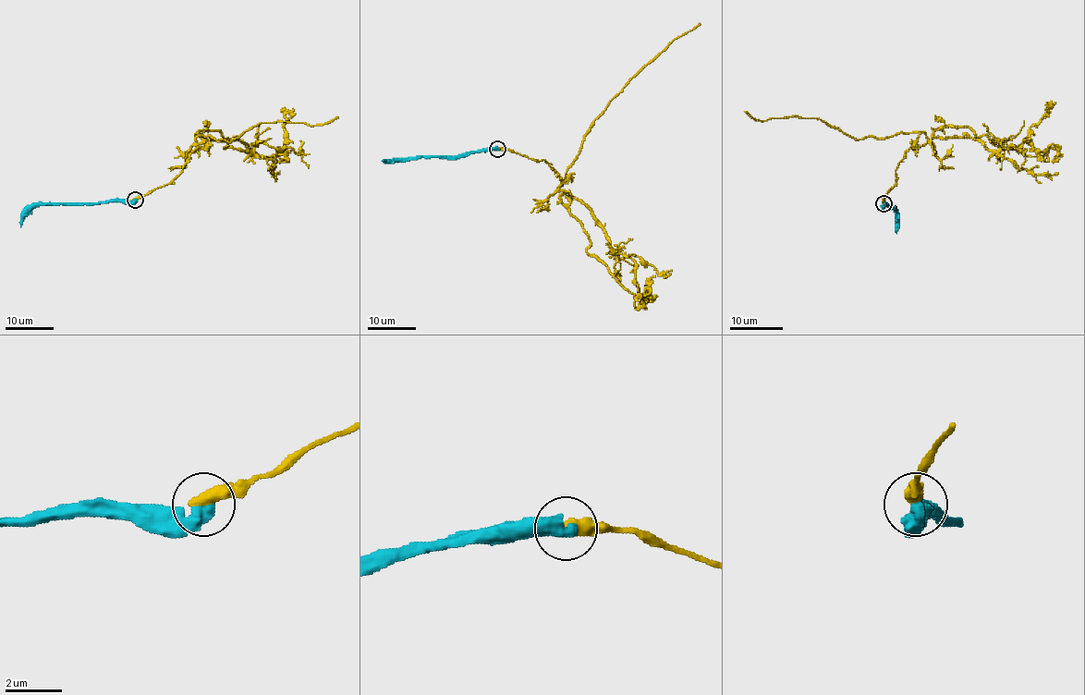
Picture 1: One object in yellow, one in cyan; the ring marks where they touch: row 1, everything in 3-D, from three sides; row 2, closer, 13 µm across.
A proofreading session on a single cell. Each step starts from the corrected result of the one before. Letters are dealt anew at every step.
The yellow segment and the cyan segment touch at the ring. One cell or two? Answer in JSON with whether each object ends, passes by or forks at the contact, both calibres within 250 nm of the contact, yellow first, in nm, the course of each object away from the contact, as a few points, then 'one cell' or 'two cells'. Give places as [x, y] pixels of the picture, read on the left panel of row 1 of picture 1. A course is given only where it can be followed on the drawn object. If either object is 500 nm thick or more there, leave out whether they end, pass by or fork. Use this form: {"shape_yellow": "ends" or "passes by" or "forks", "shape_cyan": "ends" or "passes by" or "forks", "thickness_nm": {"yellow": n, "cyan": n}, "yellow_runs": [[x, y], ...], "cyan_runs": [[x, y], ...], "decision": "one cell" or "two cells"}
{"thickness_nm": {"yellow": 500, "cyan": 600}, "yellow_runs": [[135, 199], [169, 184], [198, 148], [202, 129], [228, 138], [225, 148], [278, 162], [286, 140], [282, 108]], "cyan_runs": [[135, 199], [35, 205], [23, 217], [20, 226]], "decision": "two cells"}

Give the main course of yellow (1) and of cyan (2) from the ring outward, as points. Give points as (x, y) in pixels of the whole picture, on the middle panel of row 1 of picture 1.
1: (497, 149), (543, 159), (556, 173), (565, 207), (588, 234), (587, 251), (635, 295), (648, 282), (644, 304)
2: (497, 149), (470, 151), (453, 157), (383, 161)

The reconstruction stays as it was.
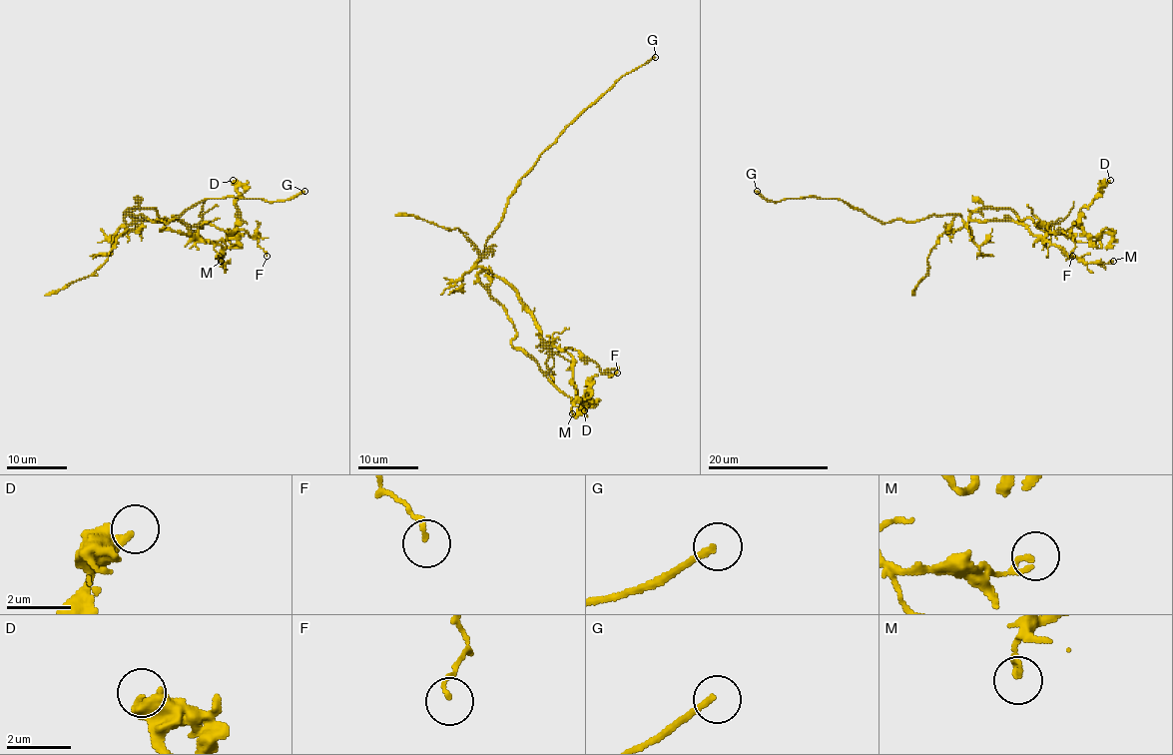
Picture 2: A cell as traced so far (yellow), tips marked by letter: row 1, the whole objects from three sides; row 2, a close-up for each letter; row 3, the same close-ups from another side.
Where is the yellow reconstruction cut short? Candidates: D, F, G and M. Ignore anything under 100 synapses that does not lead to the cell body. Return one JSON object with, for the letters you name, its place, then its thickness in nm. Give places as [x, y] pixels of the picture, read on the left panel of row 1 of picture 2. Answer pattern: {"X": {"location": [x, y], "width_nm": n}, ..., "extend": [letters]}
{"G": {"location": [304, 191], "width_nm": 190}, "extend": ["G"]}

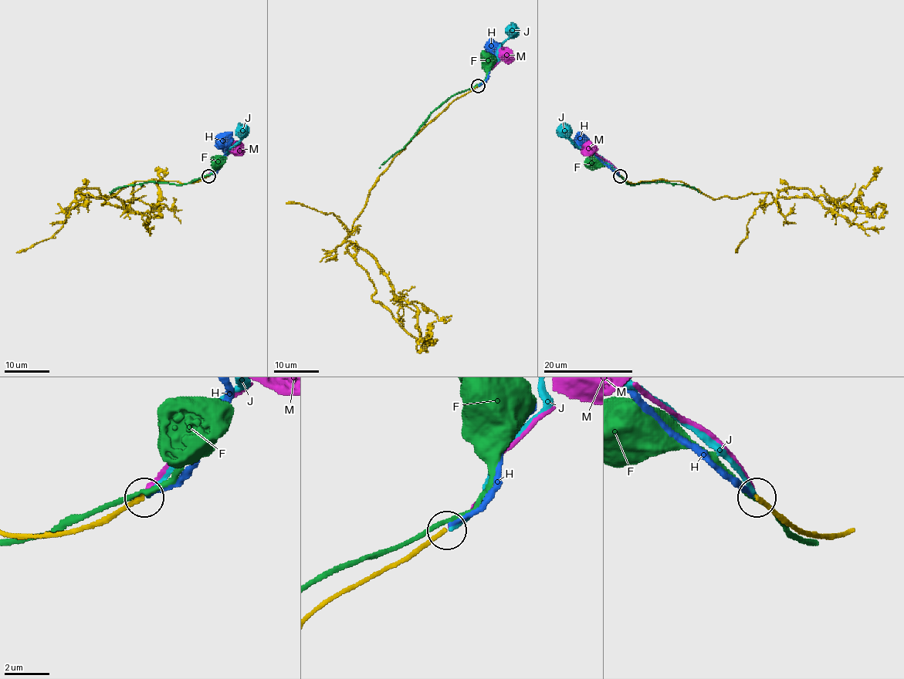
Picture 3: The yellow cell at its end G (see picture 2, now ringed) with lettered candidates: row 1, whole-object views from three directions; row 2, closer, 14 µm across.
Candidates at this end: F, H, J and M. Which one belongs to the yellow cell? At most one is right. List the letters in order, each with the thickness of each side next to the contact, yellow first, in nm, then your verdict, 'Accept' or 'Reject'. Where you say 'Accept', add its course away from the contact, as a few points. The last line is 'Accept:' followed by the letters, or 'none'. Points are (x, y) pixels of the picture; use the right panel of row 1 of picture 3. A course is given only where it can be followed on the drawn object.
F: Thickness 200 nm (yellow) against 200 nm. Reject
H: Thickness 180 nm (yellow) against 200 nm. Reject
J: Thickness 190 nm (yellow) against 170 nm. Accept. Its course: (620, 175), (595, 153), (580, 150), (563, 130)
M: Thickness 180 nm (yellow) against 150 nm. Reject
Accept: J

